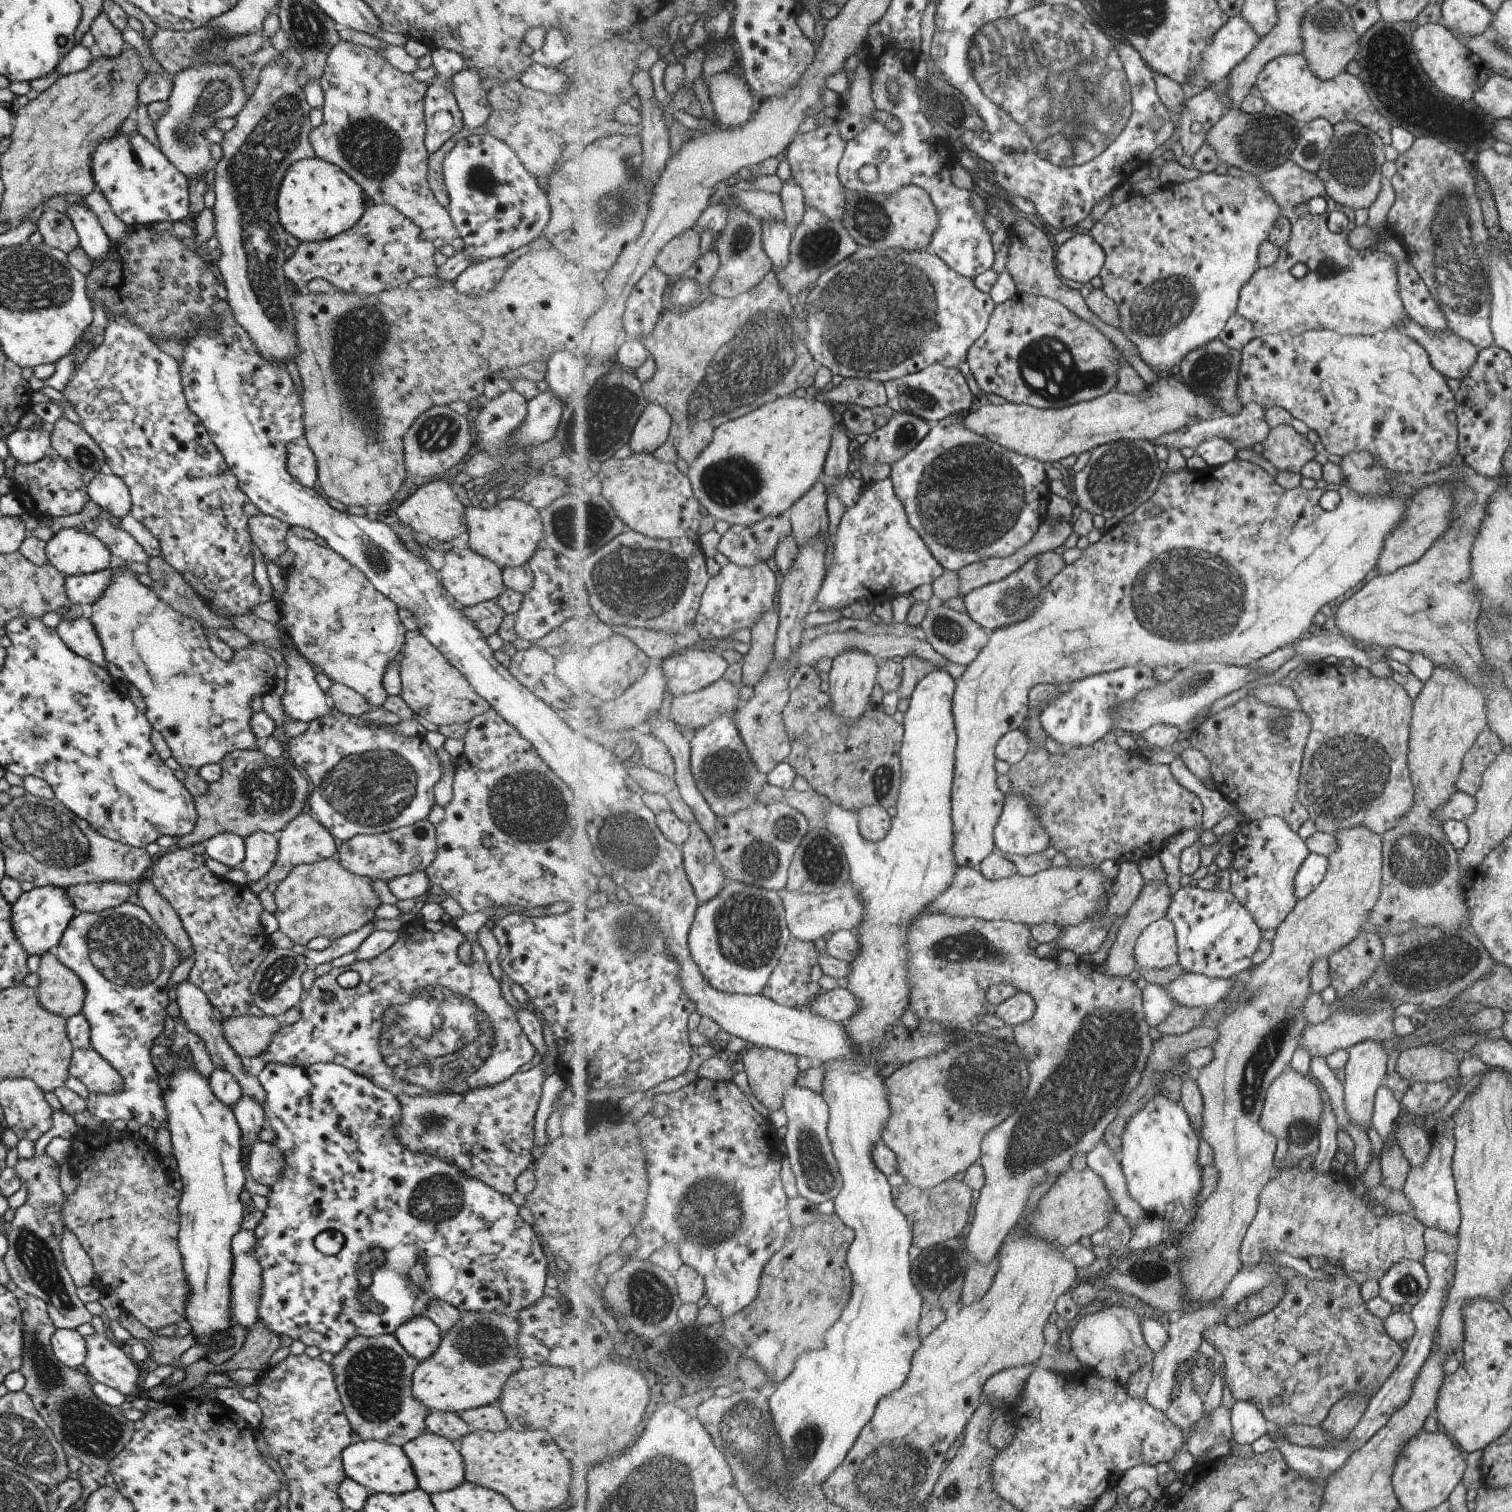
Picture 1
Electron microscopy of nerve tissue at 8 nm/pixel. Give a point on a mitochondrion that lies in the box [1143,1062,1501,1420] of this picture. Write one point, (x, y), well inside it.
(1300, 1131)

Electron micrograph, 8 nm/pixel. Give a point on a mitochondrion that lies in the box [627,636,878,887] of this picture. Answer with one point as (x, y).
(761, 857)

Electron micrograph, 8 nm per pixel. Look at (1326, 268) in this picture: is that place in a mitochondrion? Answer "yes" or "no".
yes

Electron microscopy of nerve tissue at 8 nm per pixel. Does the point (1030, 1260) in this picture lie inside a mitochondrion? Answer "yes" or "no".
no

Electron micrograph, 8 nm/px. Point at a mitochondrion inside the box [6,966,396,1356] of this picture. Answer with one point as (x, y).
(35, 1255)

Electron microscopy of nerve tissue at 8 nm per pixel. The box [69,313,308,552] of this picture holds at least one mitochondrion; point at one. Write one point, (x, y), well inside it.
(85, 457)

